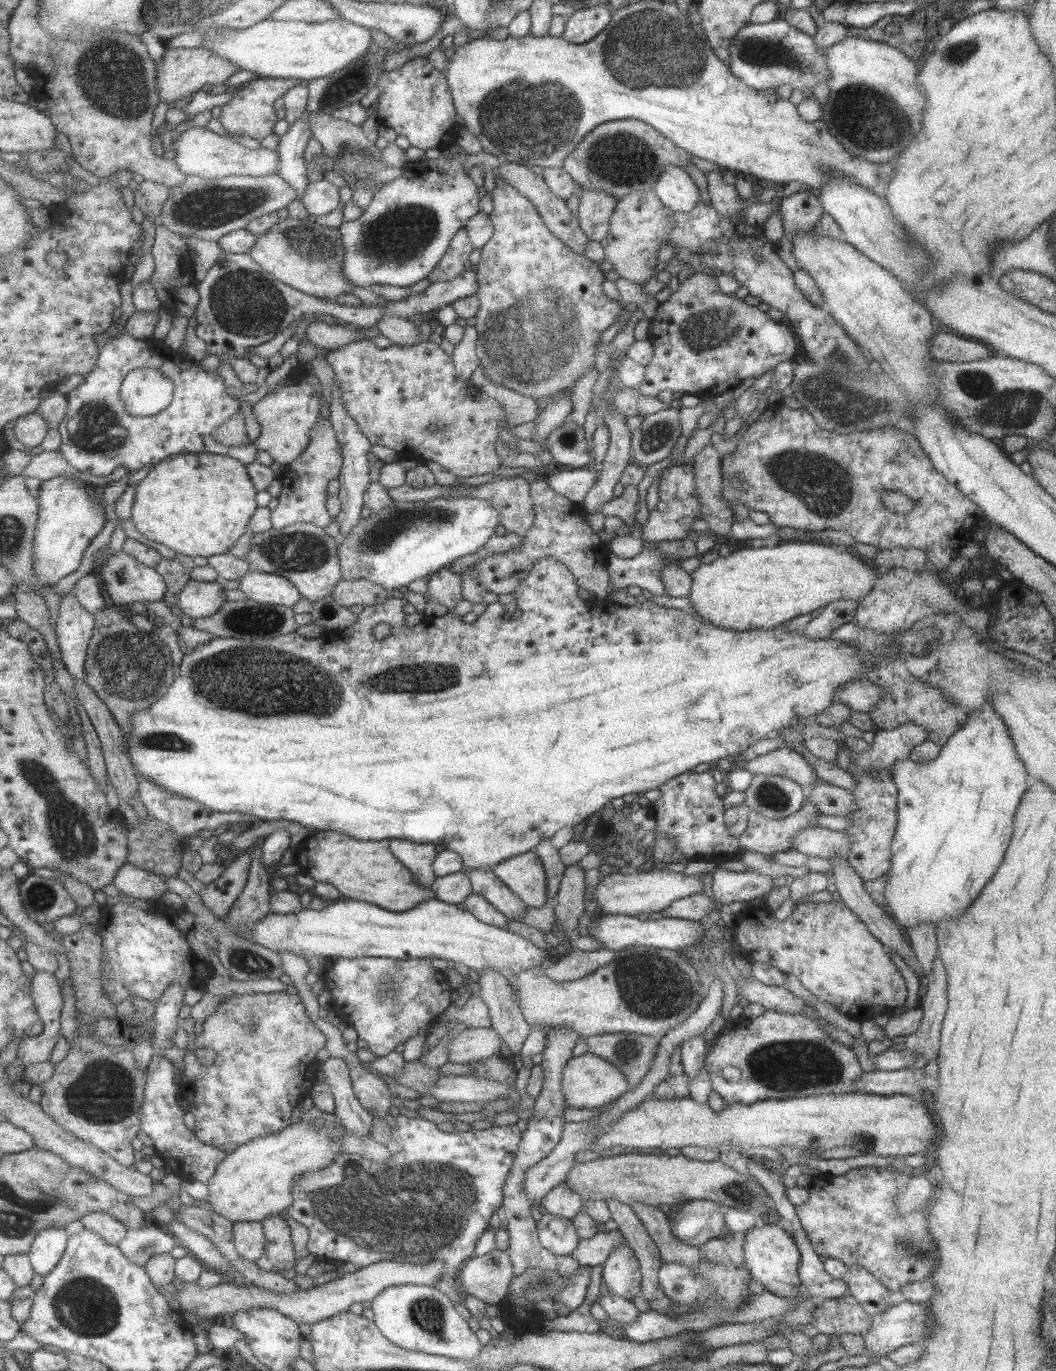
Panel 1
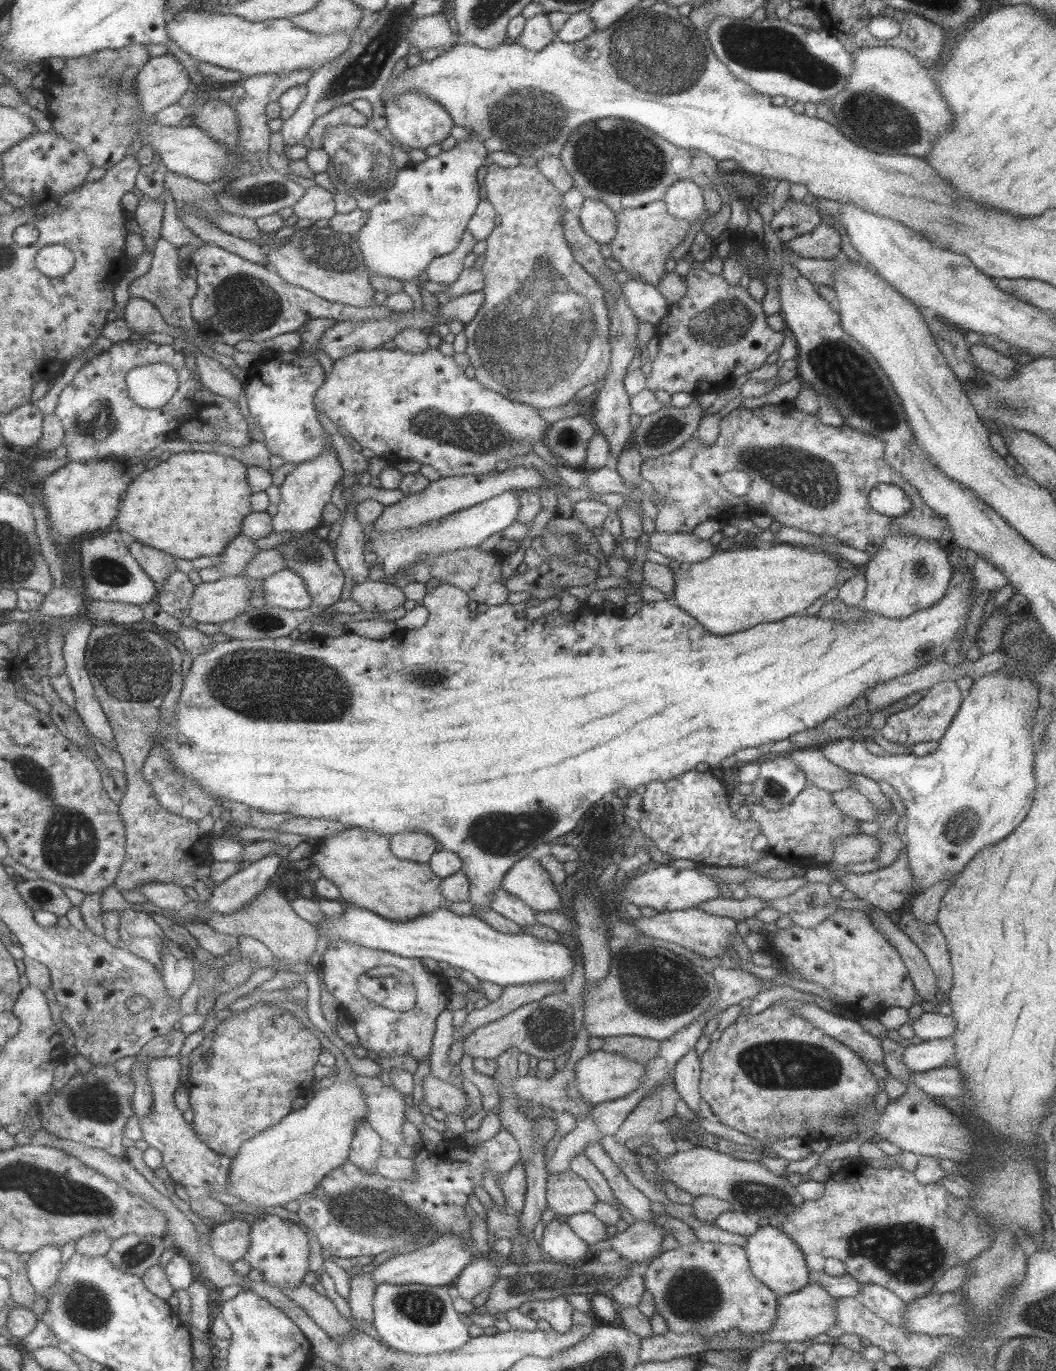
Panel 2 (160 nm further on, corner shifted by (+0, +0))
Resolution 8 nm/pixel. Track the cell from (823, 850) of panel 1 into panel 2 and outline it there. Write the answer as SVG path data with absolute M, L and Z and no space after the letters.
M861 833L842 836L834 840L832 864L843 867L845 864L857 864L874 860L879 854L880 840Z

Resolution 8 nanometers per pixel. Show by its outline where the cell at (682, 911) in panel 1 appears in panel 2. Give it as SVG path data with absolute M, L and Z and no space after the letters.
M721 896L698 904L706 913L734 918L736 921L755 916L762 908L767 908L769 901L762 898L747 897L743 900L723 898Z

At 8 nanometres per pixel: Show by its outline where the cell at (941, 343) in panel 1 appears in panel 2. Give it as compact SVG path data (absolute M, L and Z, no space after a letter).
M982 343L969 344L973 362L977 368L996 375L999 380L1006 380L1018 372L1018 363L1012 357L1006 357Z

